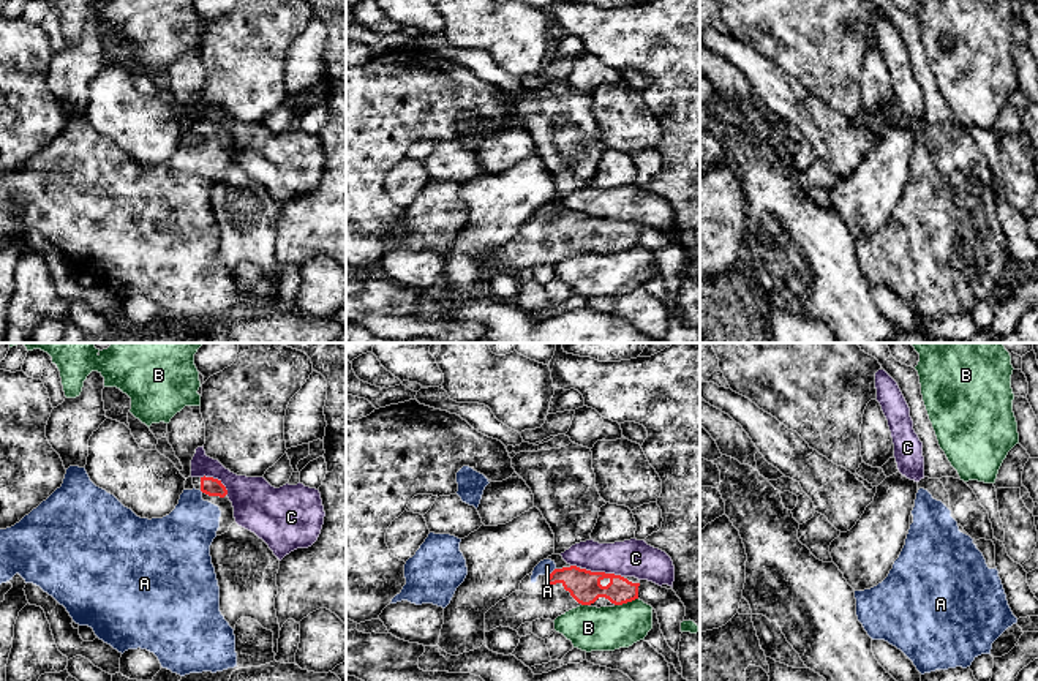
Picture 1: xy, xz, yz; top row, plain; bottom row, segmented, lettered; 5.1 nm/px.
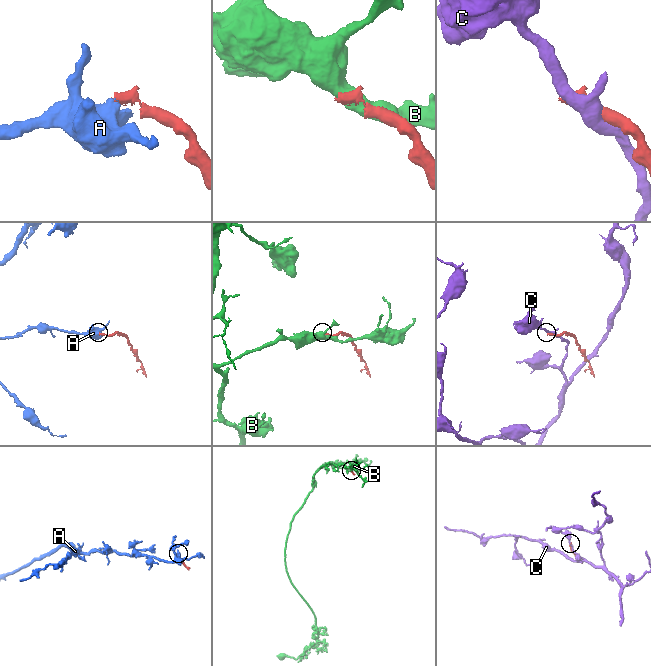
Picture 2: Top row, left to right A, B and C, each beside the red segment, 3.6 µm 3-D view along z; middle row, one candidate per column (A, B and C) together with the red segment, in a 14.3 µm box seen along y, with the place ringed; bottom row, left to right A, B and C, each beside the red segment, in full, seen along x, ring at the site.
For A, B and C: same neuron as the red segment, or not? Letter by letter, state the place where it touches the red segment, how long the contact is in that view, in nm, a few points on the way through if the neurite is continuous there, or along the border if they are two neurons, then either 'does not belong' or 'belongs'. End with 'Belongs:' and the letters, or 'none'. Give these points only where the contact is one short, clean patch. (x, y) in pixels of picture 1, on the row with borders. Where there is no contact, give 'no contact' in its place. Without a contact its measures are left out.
A: contact xz (553, 571); length 50 nm; way xz (583, 585), (553, 571), (547, 566); belongs
B: contact xz (626, 602); length 130 nm; does not belong
C: contact xz (602, 572); length 220 nm; does not belong
Belongs: A

